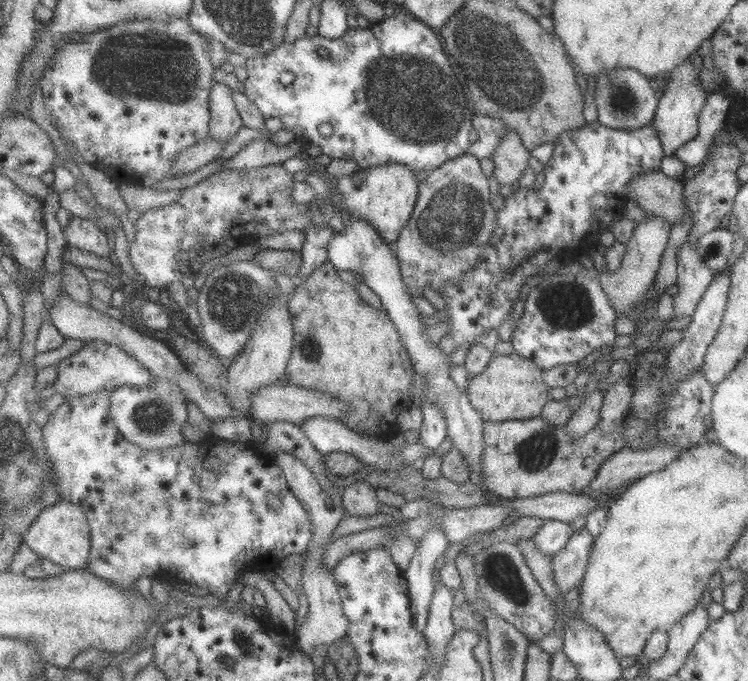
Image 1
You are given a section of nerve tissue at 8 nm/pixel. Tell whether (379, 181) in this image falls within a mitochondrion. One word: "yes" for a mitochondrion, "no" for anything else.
no

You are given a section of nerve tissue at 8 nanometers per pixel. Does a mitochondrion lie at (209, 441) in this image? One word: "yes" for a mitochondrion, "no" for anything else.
no

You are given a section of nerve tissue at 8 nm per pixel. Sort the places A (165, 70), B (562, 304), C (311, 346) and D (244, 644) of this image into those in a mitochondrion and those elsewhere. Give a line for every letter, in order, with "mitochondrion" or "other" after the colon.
A: mitochondrion
B: mitochondrion
C: mitochondrion
D: mitochondrion

